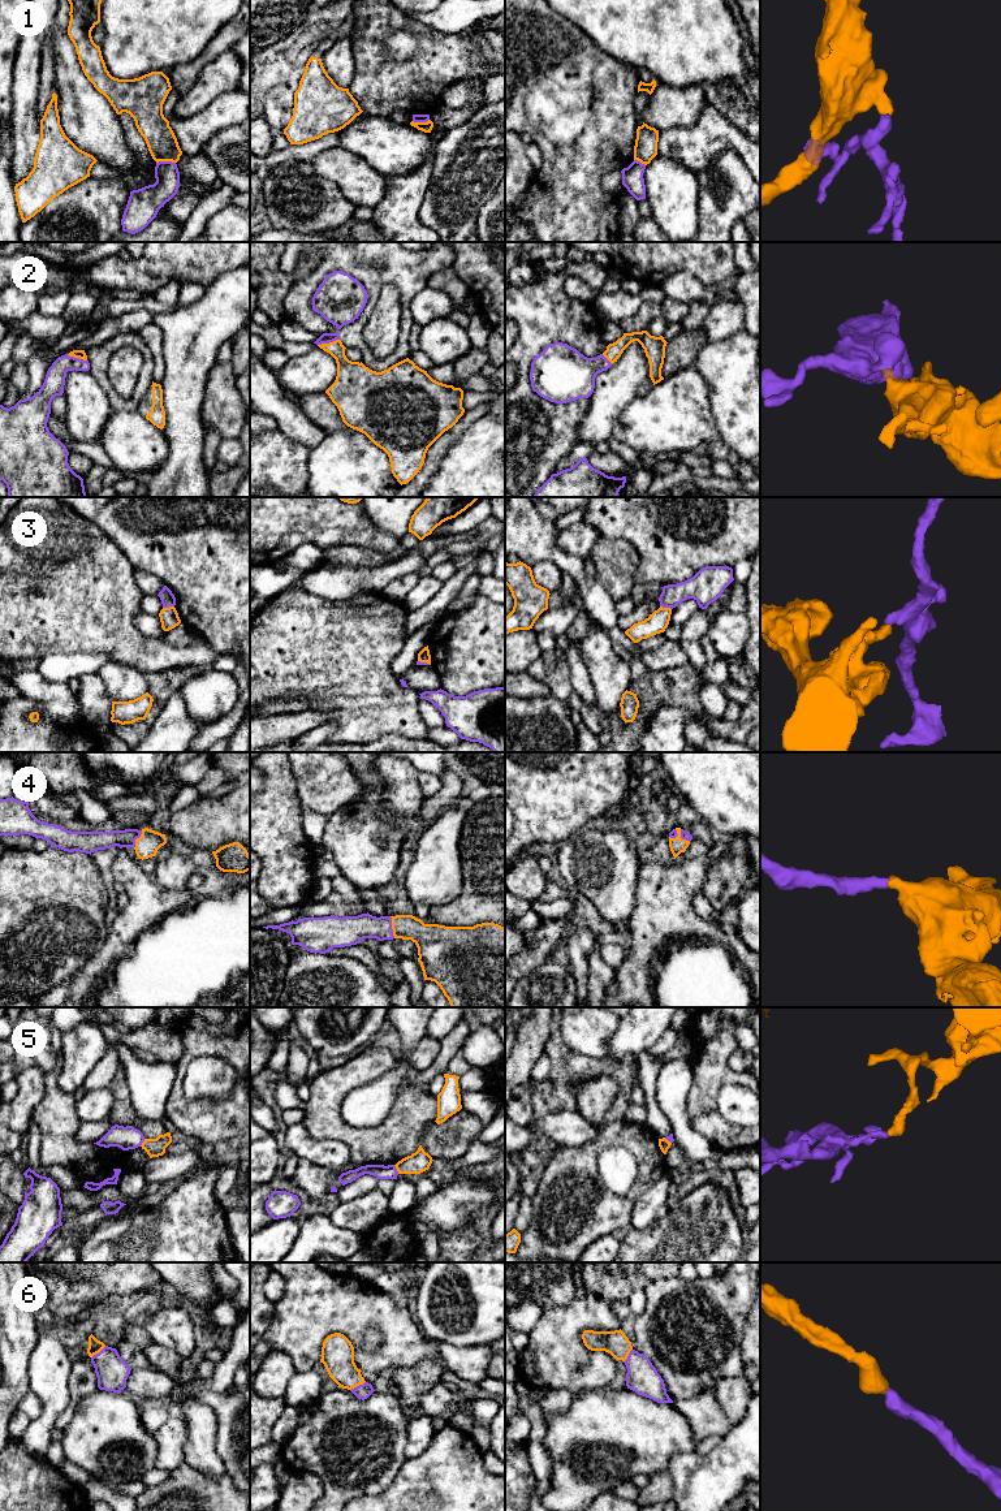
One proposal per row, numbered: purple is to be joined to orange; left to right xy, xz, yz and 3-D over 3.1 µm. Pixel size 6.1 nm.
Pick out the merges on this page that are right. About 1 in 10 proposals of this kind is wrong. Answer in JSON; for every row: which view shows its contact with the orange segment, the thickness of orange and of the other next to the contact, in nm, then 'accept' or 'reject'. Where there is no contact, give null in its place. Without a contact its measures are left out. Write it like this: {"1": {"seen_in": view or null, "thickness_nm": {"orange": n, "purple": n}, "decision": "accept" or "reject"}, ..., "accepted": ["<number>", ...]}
{"1": {"seen_in": "xy", "thickness_nm": {"orange": 190, "purple": 170}, "decision": "reject"}, "2": {"seen_in": "xz", "thickness_nm": {"orange": 190, "purple": 60}, "decision": "accept"}, "3": {"seen_in": "xy", "thickness_nm": {"orange": 120, "purple": 90}, "decision": "reject"}, "4": {"seen_in": "xz", "thickness_nm": {"orange": 190, "purple": 170}, "decision": "accept"}, "5": {"seen_in": "xz", "thickness_nm": {"orange": 130, "purple": 90}, "decision": "reject"}, "6": {"seen_in": "xz", "thickness_nm": {"orange": 200, "purple": 90}, "decision": "accept"}, "accepted": ["2", "4", "6"]}

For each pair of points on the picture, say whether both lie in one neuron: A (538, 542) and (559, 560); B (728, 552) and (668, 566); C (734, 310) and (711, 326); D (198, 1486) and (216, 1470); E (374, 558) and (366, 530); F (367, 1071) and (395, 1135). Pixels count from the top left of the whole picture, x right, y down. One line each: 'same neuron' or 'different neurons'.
A: same neuron
B: same neuron
C: same neuron
D: different neurons
E: different neurons
F: same neuron

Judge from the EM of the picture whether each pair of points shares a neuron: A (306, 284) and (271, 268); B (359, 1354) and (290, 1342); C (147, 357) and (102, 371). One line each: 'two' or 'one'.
A: two
B: one
C: one

